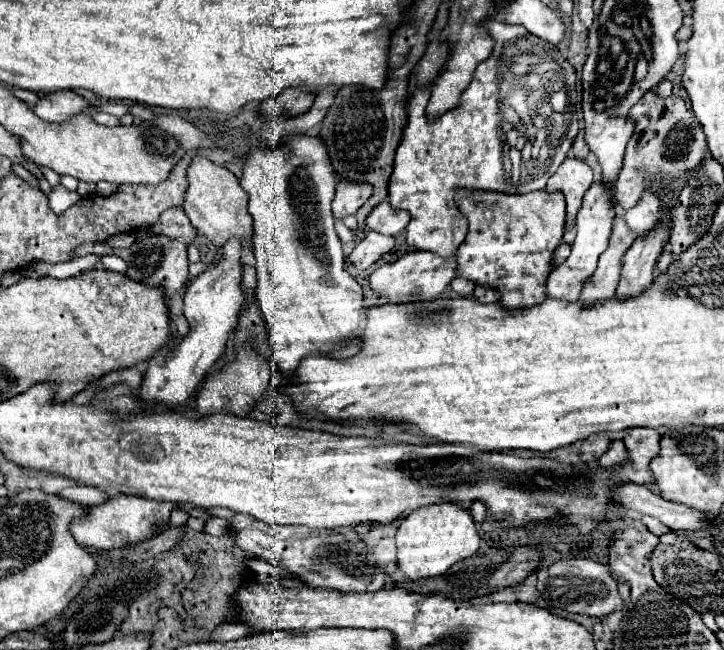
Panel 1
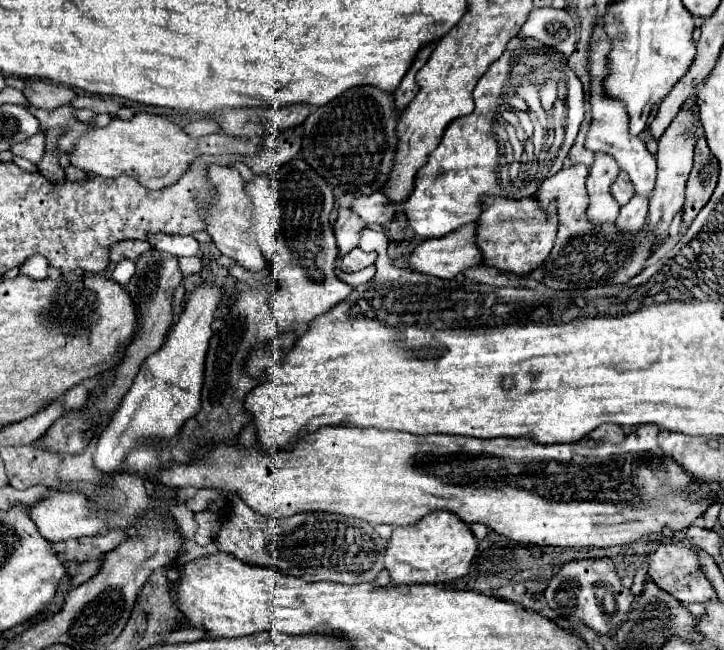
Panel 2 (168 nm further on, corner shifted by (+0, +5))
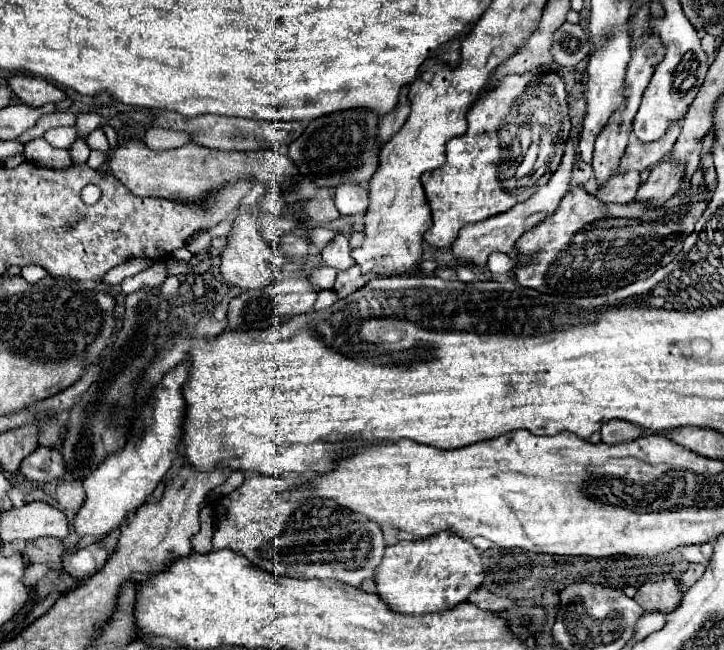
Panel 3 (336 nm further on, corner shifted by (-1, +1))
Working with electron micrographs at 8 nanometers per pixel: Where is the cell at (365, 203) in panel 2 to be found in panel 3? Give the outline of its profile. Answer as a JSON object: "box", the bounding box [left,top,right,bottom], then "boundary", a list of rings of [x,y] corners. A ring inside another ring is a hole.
{"box":[336,185,368,219],"boundary":[[[340,185],[336,187],[336,209],[340,215],[346,217],[358,217],[362,219],[366,215],[368,207],[368,191],[362,185]]]}

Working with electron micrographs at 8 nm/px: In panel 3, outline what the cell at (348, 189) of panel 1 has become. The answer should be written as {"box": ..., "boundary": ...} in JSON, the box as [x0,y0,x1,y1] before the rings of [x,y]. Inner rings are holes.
{"box":[322,233,354,271],"boundary":[[[336,233],[336,237],[322,249],[322,259],[326,265],[338,269],[338,271],[344,271],[348,267],[354,265],[354,259],[352,259],[352,249],[350,249],[350,235],[352,233]]]}

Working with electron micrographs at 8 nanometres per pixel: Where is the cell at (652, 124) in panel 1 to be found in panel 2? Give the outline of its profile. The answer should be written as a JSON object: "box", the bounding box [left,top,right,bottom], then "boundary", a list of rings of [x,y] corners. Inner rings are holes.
{"box":[611,171,635,205],"boundary":[[[621,171],[619,177],[613,181],[613,185],[611,185],[611,195],[617,199],[619,205],[629,203],[629,199],[635,195],[633,183],[629,181],[629,175],[625,175],[625,171]]]}

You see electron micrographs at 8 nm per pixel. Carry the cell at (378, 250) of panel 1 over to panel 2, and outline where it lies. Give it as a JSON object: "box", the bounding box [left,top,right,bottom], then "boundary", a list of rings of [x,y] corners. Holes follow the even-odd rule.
{"box":[341,249,377,273],"boundary":[[[353,249],[349,255],[345,255],[341,259],[341,269],[345,273],[355,273],[355,271],[361,271],[369,265],[373,265],[377,259],[377,253],[365,253],[361,249]]]}

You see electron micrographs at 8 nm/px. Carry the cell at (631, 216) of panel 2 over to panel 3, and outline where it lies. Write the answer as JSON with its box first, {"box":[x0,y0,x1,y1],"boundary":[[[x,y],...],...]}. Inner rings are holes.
{"box":[634,159,682,209],"boundary":[[[664,159],[652,169],[648,181],[640,185],[634,203],[640,203],[650,209],[660,207],[660,203],[666,203],[680,189],[680,179],[682,171],[674,163]]]}

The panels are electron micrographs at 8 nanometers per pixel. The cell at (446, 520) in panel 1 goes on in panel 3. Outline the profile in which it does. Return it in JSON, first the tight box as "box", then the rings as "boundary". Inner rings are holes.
{"box":[374,531,484,615],"boundary":[[[440,531],[438,535],[430,535],[430,539],[398,541],[396,545],[386,547],[374,581],[376,593],[390,603],[394,611],[422,615],[452,609],[466,601],[468,595],[484,581],[484,567],[478,549],[470,541],[458,539],[452,531]]]}

